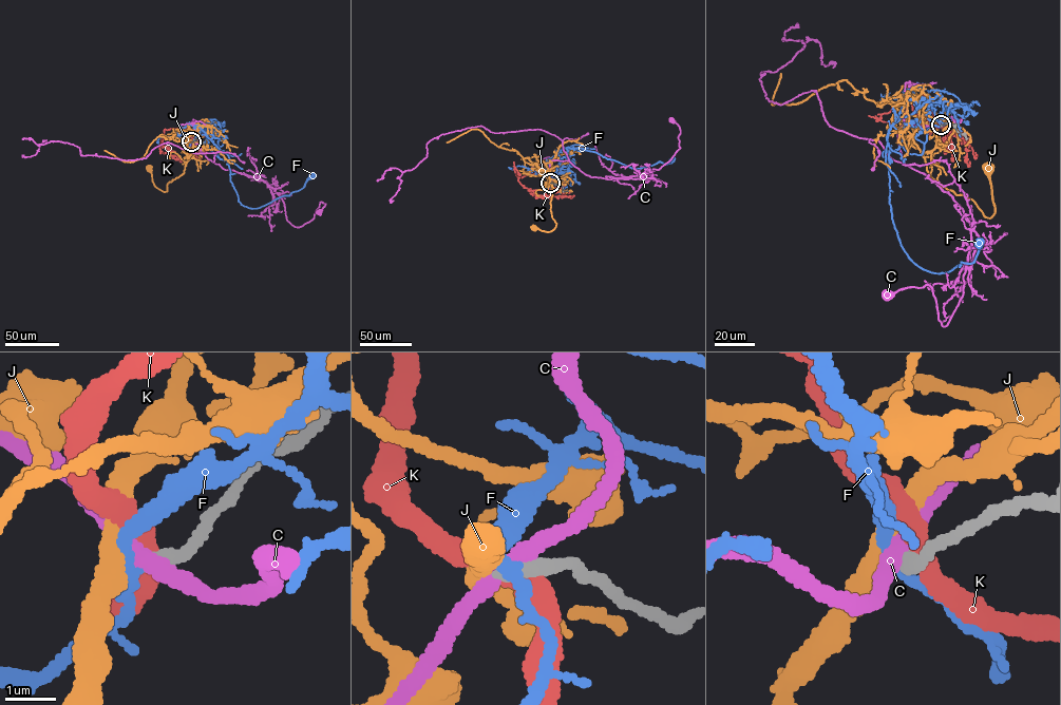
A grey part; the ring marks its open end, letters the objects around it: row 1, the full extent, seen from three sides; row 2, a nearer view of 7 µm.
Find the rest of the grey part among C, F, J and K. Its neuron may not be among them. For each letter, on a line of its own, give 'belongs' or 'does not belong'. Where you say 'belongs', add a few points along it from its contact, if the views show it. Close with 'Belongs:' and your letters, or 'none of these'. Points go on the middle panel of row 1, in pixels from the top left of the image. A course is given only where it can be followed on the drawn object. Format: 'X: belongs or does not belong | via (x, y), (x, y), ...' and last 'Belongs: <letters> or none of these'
C: does not belong
F: does not belong
J: does not belong
K: does not belong
Belongs: none of these

